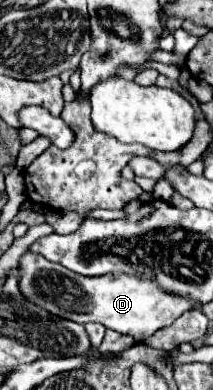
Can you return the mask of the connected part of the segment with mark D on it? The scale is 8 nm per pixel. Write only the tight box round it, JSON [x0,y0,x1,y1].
[18,252,192,342]

